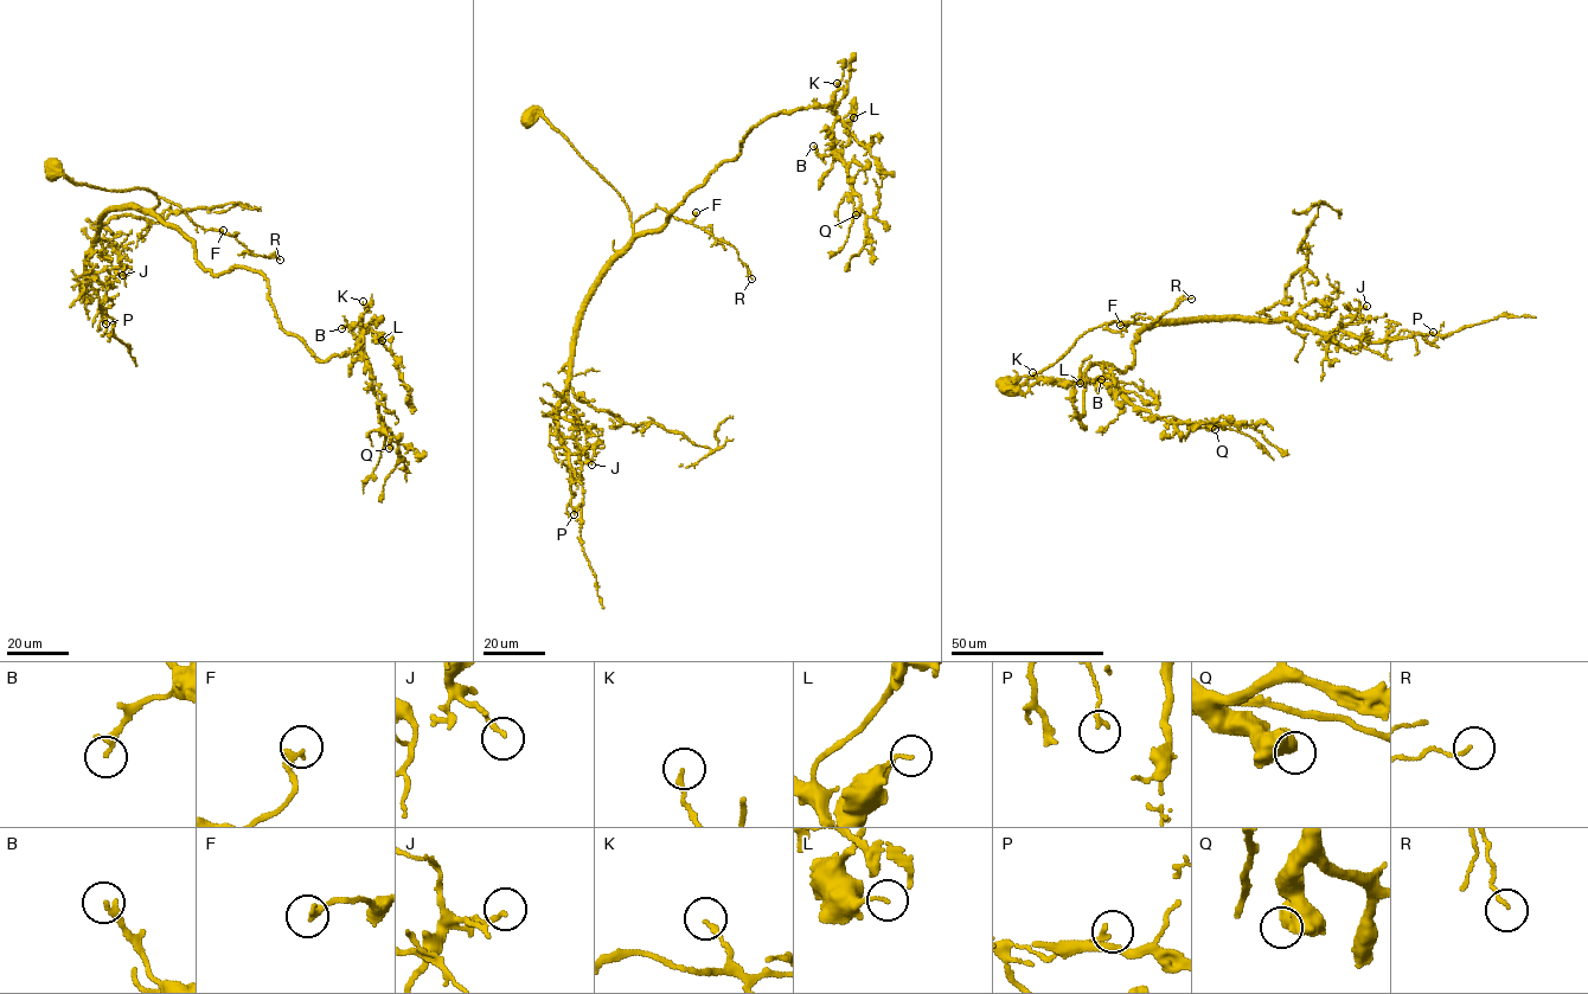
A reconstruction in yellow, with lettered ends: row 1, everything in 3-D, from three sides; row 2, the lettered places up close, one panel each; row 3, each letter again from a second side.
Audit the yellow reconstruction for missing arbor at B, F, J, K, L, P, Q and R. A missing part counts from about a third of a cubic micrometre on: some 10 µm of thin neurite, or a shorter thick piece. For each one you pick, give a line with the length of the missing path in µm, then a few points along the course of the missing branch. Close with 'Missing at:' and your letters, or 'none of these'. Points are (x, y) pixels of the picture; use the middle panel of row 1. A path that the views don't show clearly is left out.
Missing at: none of these

